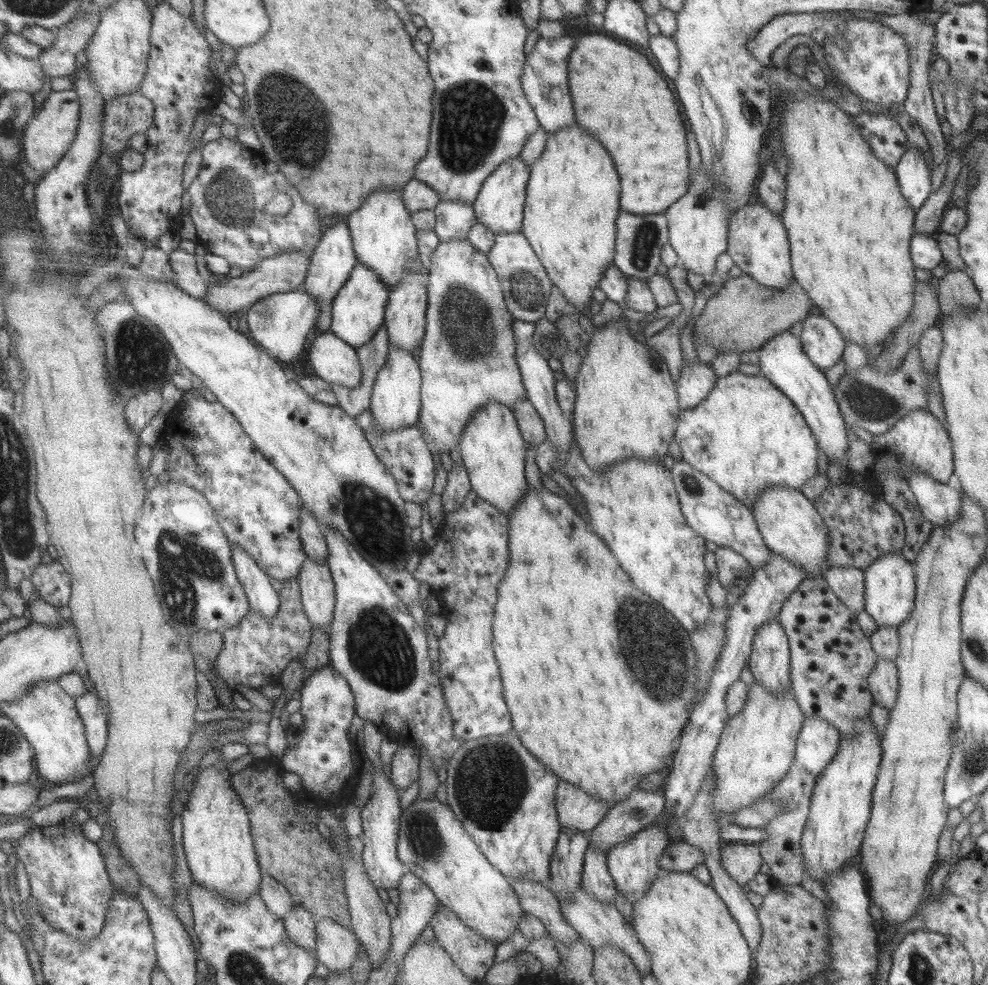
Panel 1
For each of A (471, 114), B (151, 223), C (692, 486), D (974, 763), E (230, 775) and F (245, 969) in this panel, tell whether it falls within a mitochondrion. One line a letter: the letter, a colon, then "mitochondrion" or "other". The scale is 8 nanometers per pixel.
A: mitochondrion
B: other
C: mitochondrion
D: mitochondrion
E: other
F: mitochondrion

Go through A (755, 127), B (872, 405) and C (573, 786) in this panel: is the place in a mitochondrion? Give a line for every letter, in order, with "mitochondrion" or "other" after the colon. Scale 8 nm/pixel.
A: other
B: mitochondrion
C: other

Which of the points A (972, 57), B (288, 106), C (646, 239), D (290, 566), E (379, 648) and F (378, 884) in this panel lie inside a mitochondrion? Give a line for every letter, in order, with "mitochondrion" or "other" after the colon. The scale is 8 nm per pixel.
A: other
B: mitochondrion
C: mitochondrion
D: other
E: mitochondrion
F: other

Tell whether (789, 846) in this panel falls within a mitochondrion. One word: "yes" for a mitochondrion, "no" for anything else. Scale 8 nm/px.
no

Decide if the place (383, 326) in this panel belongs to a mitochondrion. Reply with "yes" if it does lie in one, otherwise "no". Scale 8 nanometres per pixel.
no

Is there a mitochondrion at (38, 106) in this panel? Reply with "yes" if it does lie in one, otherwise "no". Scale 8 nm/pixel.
no

